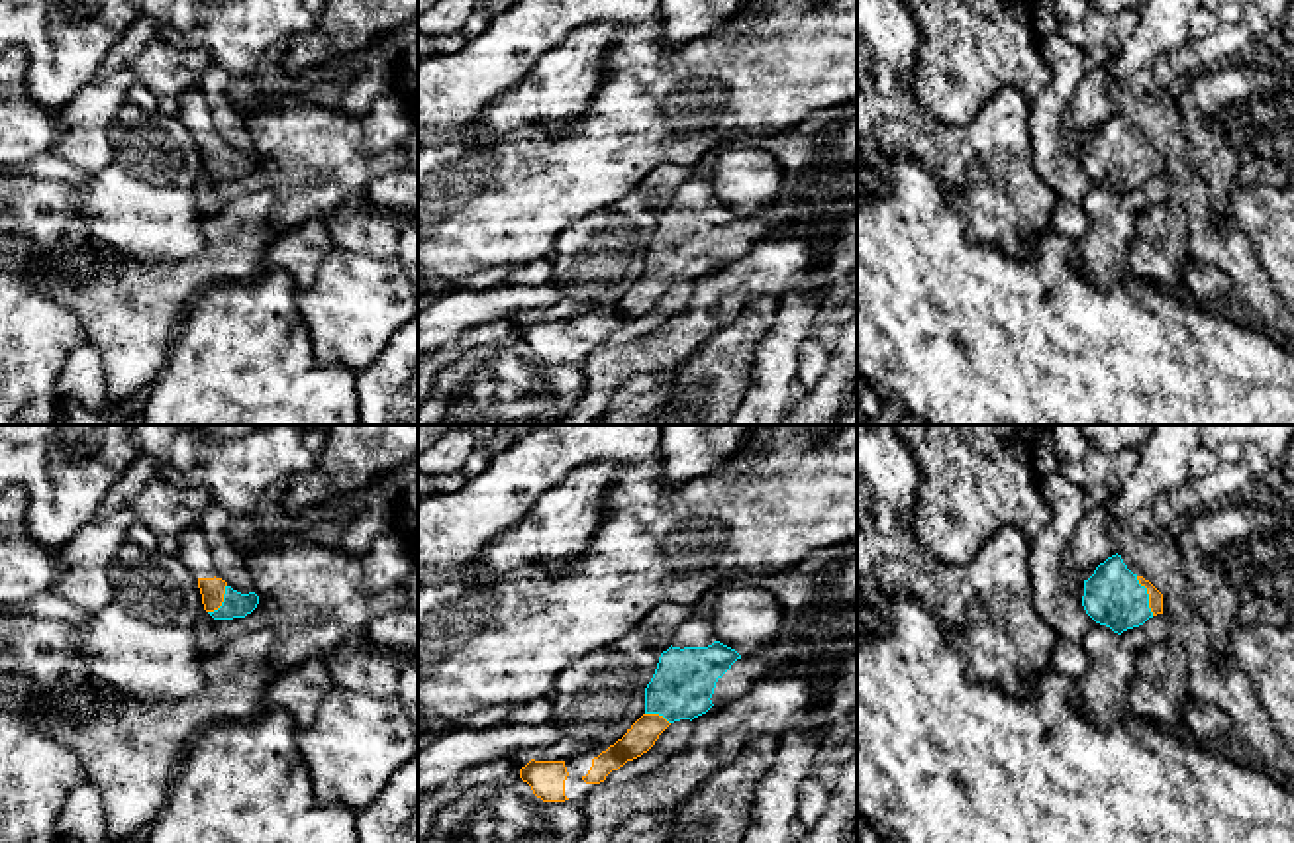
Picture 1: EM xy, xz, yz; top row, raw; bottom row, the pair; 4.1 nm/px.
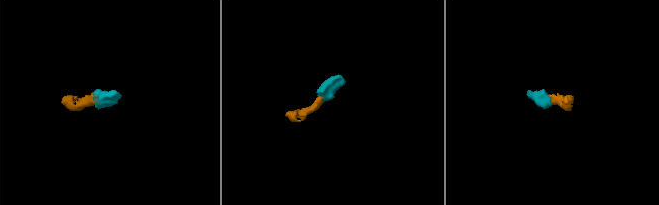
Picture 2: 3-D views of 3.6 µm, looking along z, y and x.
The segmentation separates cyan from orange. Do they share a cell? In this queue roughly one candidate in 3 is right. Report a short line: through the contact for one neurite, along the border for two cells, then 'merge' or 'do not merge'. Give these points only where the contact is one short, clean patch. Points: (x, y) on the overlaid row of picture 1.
line yz (1112, 596), (1147, 596), (1155, 598); merge

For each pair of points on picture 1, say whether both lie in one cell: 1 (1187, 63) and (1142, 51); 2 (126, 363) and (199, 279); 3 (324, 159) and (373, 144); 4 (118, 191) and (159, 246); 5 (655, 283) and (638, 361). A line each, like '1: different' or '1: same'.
1: different
2: same
3: different
4: same
5: different

